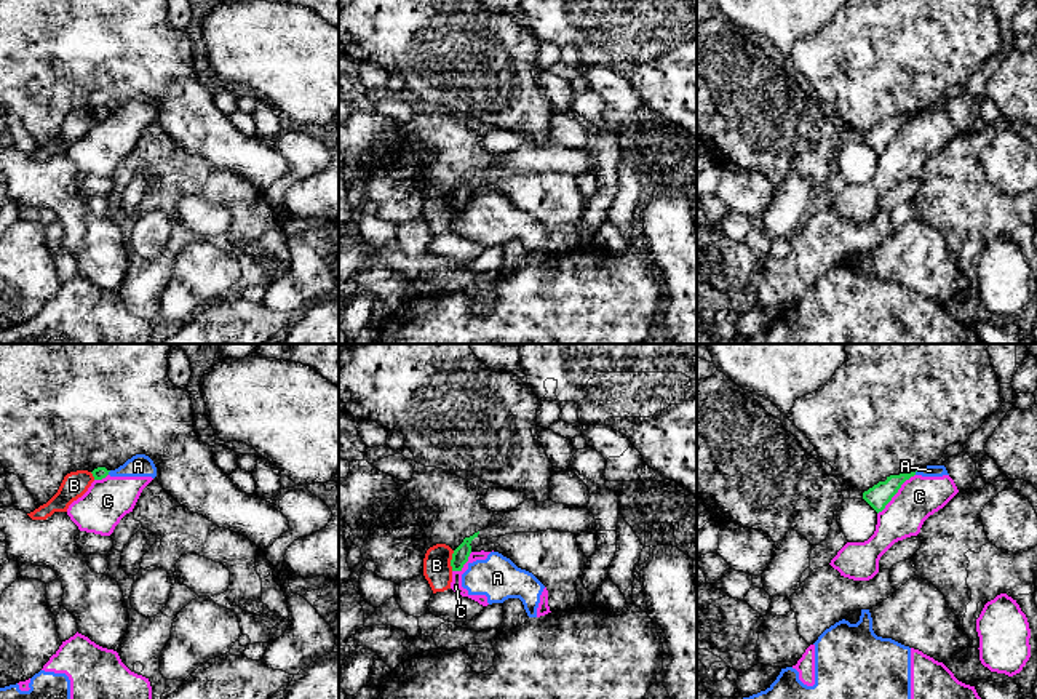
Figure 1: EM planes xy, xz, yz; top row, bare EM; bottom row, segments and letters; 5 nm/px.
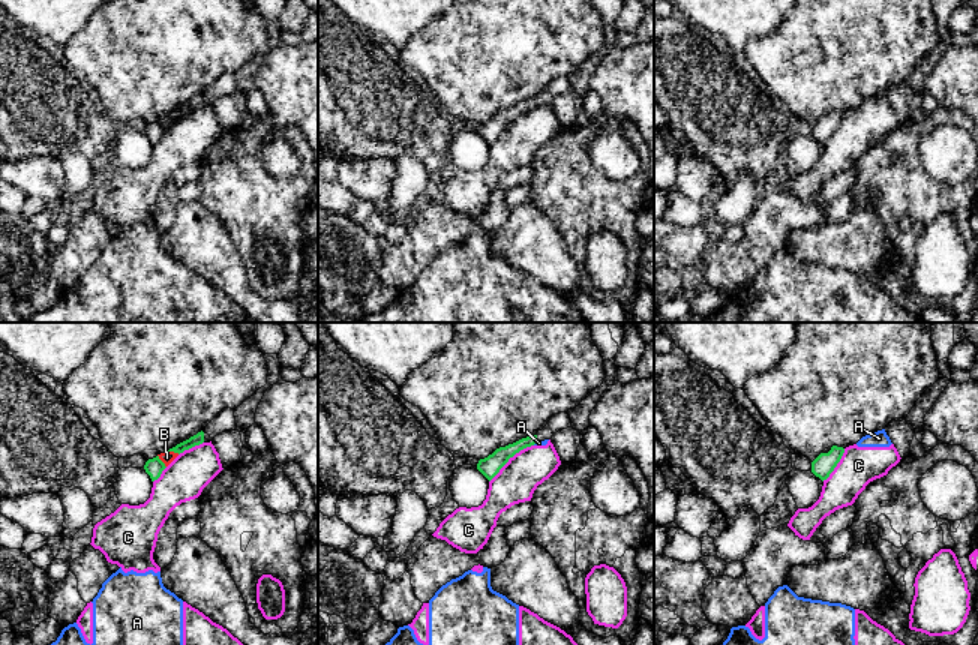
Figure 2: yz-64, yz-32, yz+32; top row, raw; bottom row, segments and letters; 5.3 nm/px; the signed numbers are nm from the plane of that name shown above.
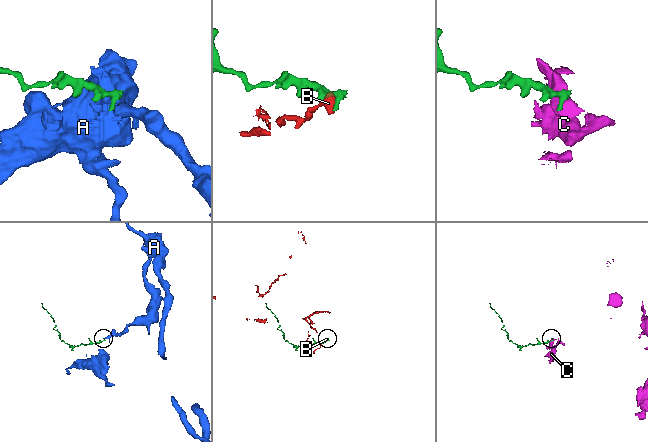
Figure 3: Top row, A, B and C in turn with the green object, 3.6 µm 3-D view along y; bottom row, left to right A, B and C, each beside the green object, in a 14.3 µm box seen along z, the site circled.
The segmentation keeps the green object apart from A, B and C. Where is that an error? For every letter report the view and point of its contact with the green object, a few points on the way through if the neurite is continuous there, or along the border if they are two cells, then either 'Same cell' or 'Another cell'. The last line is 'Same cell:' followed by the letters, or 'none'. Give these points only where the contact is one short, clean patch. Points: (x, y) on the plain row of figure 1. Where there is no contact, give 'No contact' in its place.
A: Touches green at yz (916, 112). Boundary: yz (921, 111), (914, 115). Another cell
B: Touches green at xz (451, 202). Boundary: xz (454, 192), (451, 211). Another cell
C: Touches green at yz (897, 133). Boundary: yz (914, 115), (878, 155). Another cell
Same cell: none

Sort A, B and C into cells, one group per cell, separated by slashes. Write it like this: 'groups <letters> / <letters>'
groups A C / B

